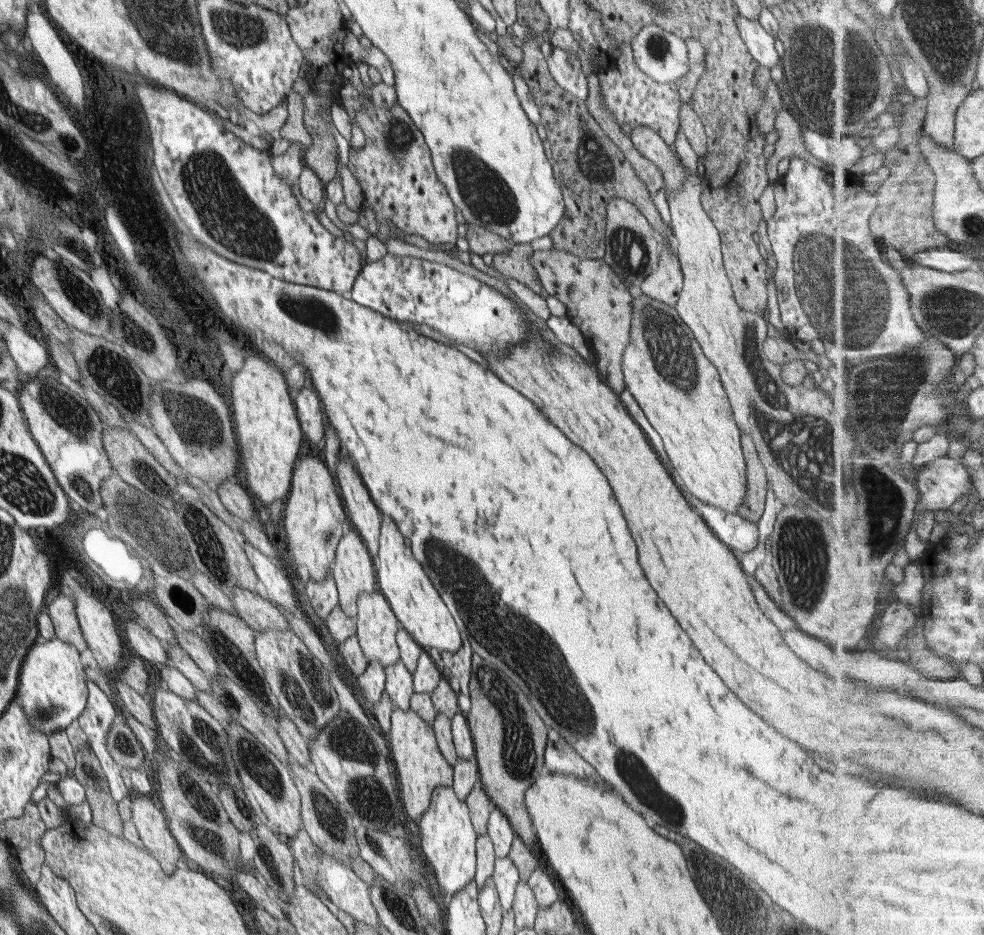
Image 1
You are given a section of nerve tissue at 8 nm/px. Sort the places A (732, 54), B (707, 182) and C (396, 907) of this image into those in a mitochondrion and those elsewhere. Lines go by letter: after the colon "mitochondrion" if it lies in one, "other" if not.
A: other
B: other
C: mitochondrion

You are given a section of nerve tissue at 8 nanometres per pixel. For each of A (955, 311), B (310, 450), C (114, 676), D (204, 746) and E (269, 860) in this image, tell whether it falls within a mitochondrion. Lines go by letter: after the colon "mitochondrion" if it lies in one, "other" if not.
A: mitochondrion
B: other
C: other
D: mitochondrion
E: mitochondrion

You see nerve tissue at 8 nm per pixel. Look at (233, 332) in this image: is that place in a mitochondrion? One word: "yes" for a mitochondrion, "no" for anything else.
no

